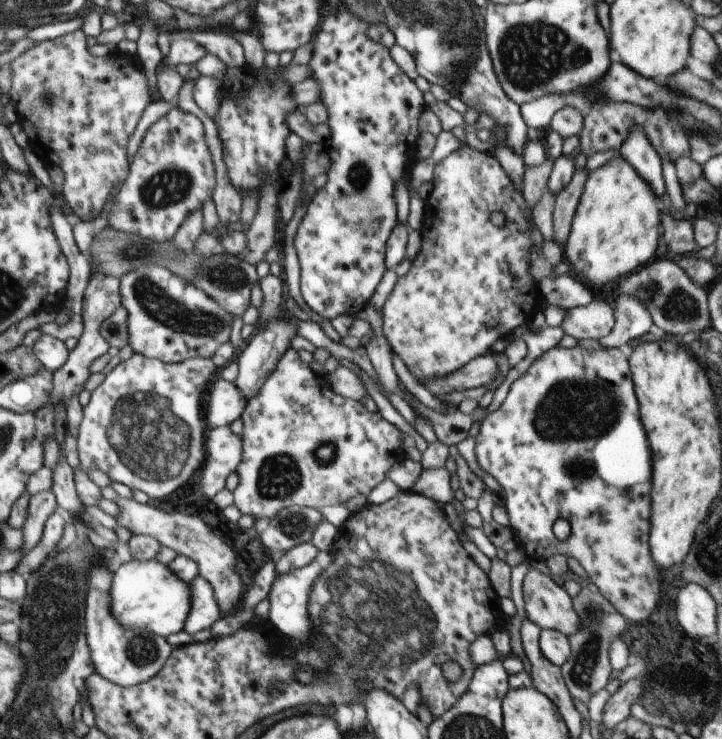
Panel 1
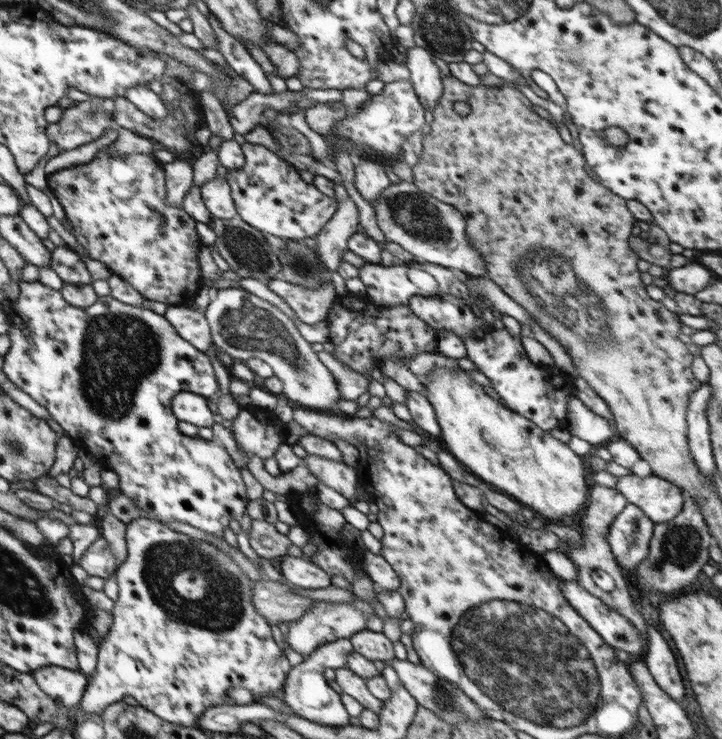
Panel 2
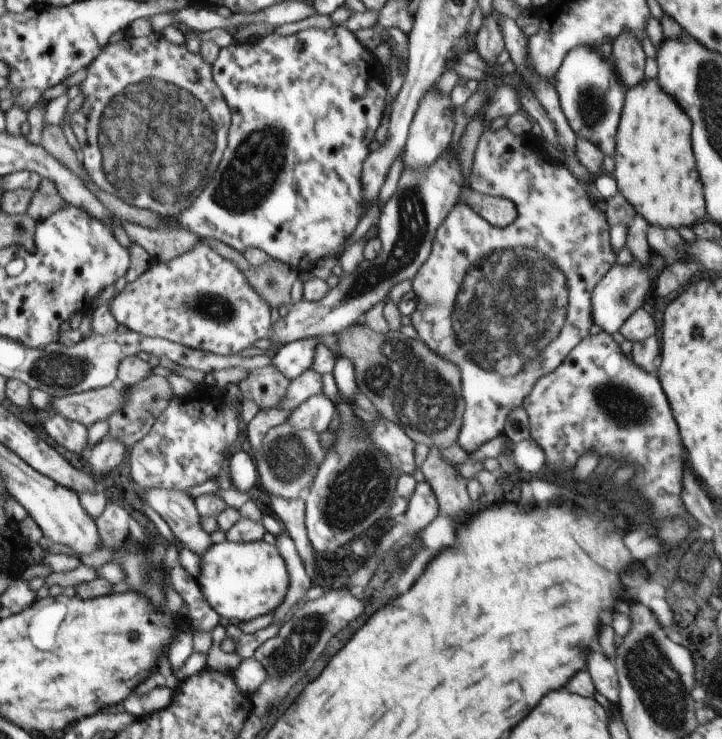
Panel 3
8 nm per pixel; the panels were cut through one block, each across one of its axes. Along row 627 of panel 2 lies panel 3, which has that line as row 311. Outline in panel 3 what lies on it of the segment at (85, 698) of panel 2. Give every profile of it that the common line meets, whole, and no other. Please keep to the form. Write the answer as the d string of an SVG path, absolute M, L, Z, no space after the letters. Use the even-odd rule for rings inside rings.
M205 240L190 250L186 255L159 262L150 267L135 282L126 287L110 303L111 312L117 324L123 324L130 331L146 337L159 337L172 343L199 349L219 356L238 355L242 350L250 348L257 340L270 338L271 309L260 299L250 282L240 270L227 258L220 257Z

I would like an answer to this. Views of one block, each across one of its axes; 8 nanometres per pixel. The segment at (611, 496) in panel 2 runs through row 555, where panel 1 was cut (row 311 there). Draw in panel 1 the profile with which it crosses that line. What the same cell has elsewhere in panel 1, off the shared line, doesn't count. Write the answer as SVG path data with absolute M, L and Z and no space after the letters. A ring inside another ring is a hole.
M593 300L586 307L575 307L565 312L560 324L564 335L578 340L606 337L615 326L613 309L603 301Z

